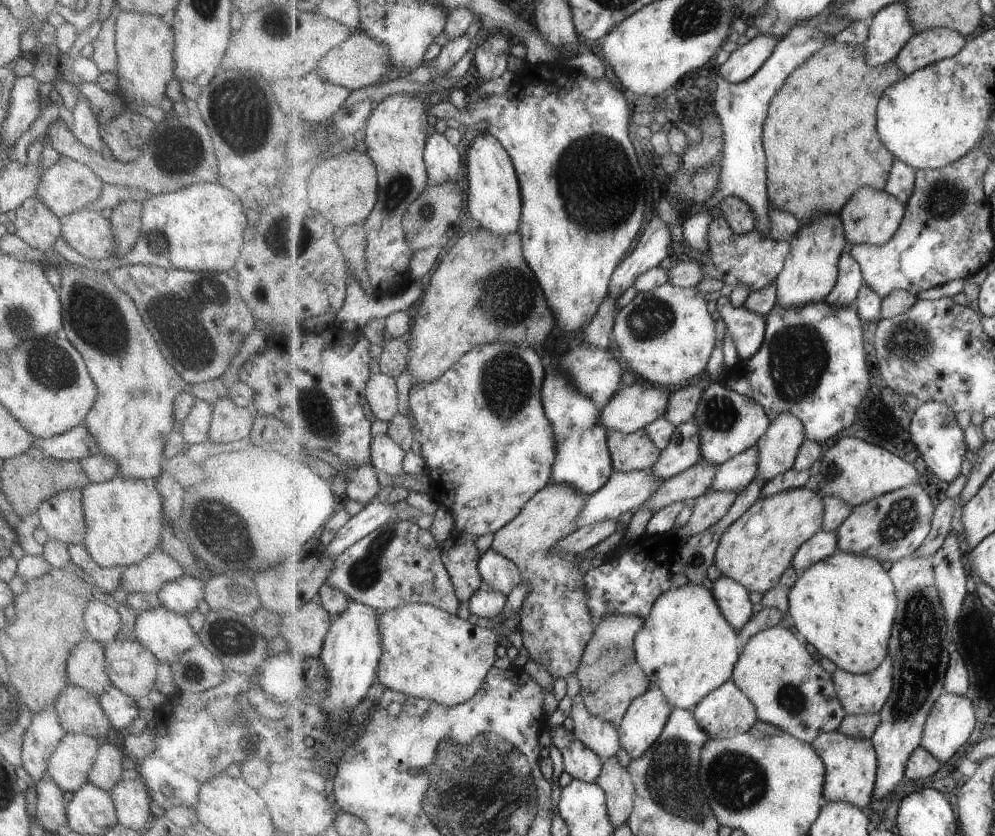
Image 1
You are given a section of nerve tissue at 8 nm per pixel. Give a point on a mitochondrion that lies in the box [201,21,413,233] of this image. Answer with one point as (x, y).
(236, 109)

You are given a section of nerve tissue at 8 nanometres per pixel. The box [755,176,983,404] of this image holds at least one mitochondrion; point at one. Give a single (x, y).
(913, 342)

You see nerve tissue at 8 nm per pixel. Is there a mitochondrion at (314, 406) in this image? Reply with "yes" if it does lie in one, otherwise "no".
yes

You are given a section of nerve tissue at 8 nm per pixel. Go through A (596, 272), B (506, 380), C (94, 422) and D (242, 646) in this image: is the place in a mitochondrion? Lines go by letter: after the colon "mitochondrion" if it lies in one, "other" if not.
A: other
B: mitochondrion
C: other
D: other

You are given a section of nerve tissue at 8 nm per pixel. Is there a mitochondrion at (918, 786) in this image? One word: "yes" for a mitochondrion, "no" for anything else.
no

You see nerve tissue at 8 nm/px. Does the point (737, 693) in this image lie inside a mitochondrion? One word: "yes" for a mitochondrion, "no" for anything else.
no

